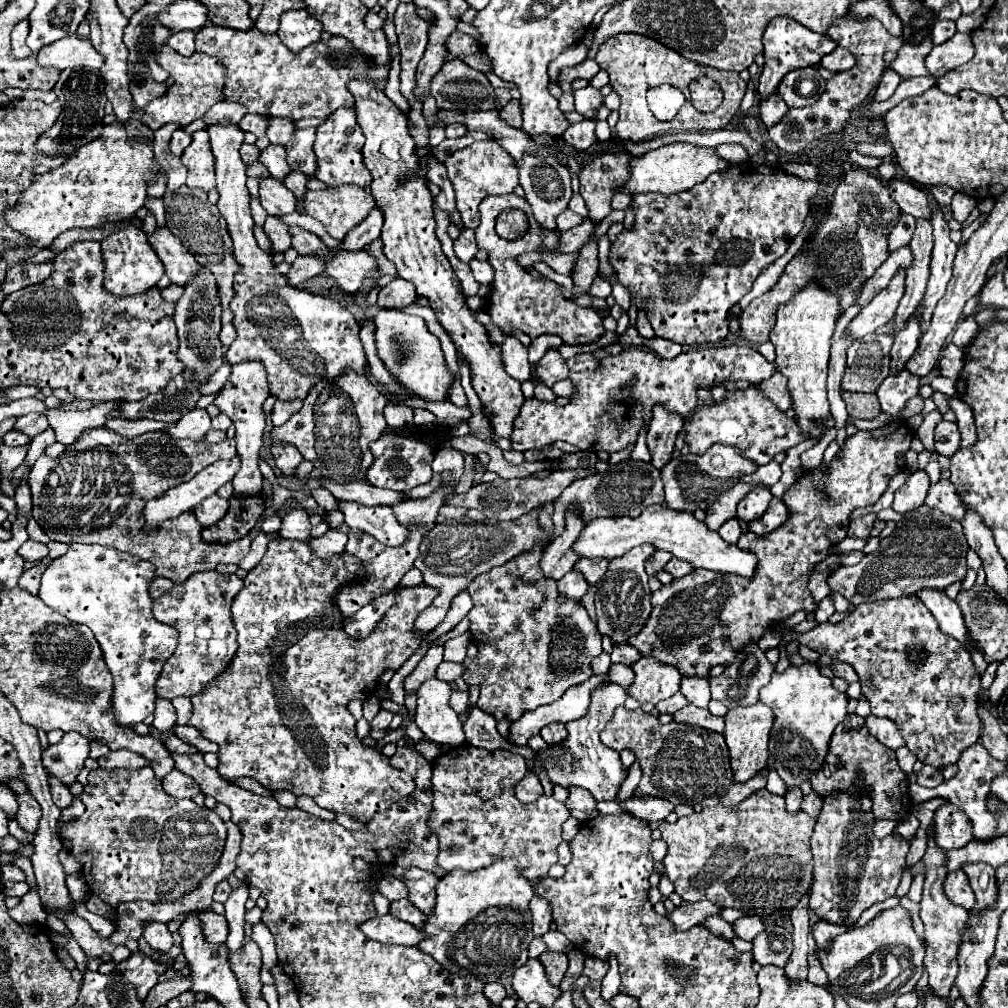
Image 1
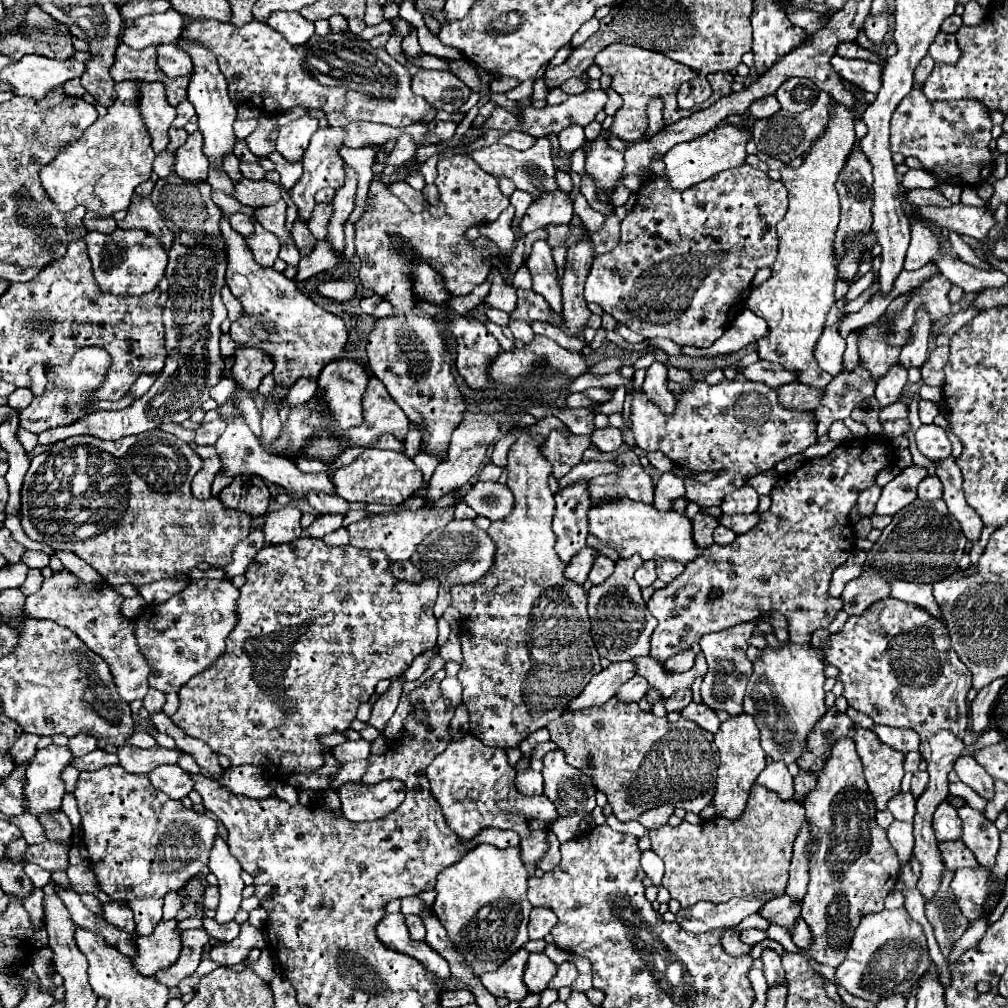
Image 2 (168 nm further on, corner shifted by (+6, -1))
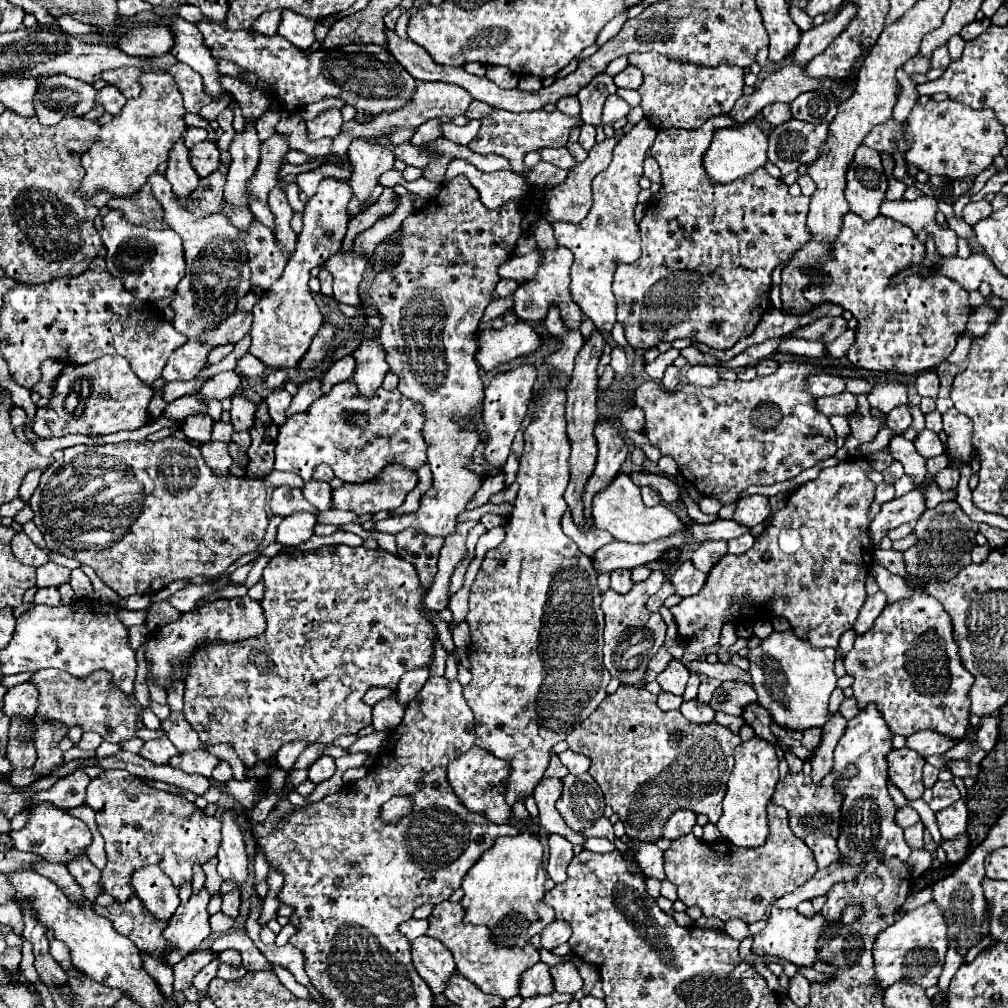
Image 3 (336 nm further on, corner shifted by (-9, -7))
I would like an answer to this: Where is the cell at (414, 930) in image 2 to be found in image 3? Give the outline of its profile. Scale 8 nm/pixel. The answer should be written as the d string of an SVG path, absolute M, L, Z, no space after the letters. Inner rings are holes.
M421 935L411 943L411 955L417 973L431 985L435 995L443 993L443 981L455 971L455 961L451 951L439 941L429 935Z

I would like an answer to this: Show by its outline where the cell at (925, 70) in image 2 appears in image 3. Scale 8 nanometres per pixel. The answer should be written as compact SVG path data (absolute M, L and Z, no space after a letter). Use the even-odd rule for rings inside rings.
M943 45L943 47L939 47L939 51L933 53L933 57L931 57L931 67L933 67L933 69L947 69L949 63L951 63L951 59L949 59L947 47Z

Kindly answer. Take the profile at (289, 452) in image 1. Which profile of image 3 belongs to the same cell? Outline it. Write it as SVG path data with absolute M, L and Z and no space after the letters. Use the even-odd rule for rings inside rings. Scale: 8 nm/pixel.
M279 389L279 391L273 391L265 401L269 405L269 415L271 415L273 423L283 425L287 419L287 409L289 409L293 397L285 389Z

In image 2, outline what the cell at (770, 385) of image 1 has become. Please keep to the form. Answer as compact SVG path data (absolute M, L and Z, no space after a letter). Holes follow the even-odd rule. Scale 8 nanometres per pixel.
M800 383L778 387L780 403L786 409L794 409L794 411L814 411L816 405L820 403L820 393L822 393L820 389L808 389L808 385L800 385Z

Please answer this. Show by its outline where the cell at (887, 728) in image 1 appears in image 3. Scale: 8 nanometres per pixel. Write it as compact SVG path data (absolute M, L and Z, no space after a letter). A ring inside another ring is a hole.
M917 731L911 737L907 737L905 743L909 749L917 751L921 757L929 757L929 755L941 755L945 751L949 751L955 743L951 743L951 739L939 735L937 731Z

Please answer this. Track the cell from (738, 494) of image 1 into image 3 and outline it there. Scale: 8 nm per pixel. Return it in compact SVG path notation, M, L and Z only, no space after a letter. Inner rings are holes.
M703 541L691 555L693 565L707 573L727 553L727 541Z

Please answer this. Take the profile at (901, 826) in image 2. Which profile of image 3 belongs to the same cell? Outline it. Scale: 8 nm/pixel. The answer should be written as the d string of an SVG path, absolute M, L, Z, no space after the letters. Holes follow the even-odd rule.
M915 823L909 829L905 829L905 841L913 849L923 849L923 823Z

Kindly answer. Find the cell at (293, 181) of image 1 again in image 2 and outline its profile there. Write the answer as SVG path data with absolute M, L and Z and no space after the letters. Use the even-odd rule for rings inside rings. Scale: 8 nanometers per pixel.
M294 221L294 229L292 229L292 237L296 247L300 249L300 257L304 257L306 253L310 253L316 247L316 239L310 235L308 227L302 225L302 221Z

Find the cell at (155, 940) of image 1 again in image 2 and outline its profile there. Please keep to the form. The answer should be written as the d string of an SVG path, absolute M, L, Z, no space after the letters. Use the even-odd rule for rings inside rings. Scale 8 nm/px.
M136 899L128 903L128 907L134 911L136 931L138 935L148 935L154 931L158 921L162 919L162 899Z

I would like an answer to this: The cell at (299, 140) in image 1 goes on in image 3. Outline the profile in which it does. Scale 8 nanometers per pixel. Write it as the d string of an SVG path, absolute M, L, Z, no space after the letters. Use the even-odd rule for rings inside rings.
M331 109L327 113L321 113L319 117L307 121L307 139L317 141L323 137L337 137L341 131L343 119L341 119L341 111L339 109Z

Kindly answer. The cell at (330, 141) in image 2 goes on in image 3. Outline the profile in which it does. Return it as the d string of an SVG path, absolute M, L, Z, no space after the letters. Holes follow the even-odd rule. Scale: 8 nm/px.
M329 177L319 183L317 193L305 203L303 231L297 239L297 249L293 257L289 259L281 279L273 283L273 287L267 291L267 297L261 297L259 303L253 307L253 327L251 327L253 343L249 353L255 355L269 371L295 367L297 361L307 351L307 347L311 345L315 331L321 327L323 317L307 287L307 281L311 277L309 271L313 267L323 265L327 261L327 255L339 251L347 231L349 215L345 209L351 197L353 191L347 181L337 181Z

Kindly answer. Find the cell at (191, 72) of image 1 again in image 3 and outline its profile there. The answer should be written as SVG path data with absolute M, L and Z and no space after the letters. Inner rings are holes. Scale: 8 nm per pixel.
M119 67L119 69L109 69L109 71L103 71L101 77L111 83L111 85L117 85L121 87L123 95L125 97L136 98L141 93L141 83L139 83L139 75L143 71L137 69L137 67Z

